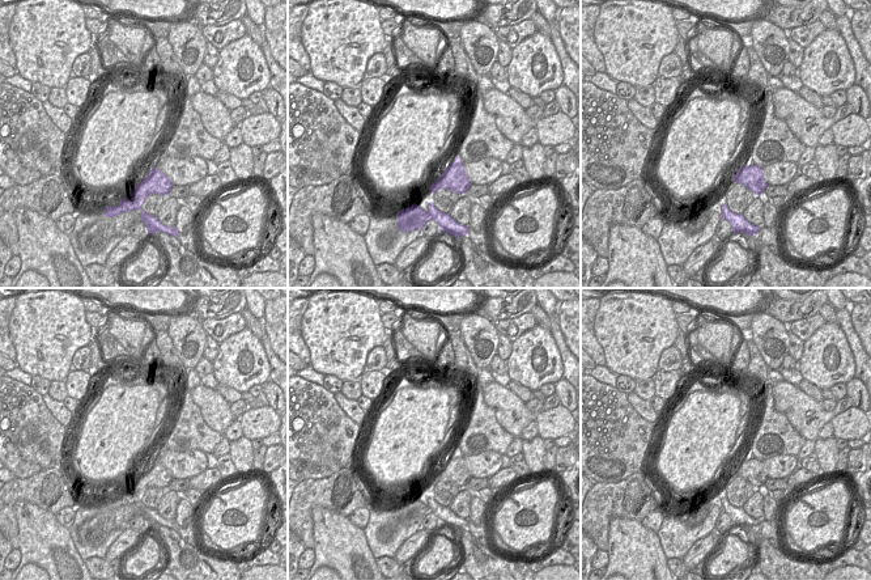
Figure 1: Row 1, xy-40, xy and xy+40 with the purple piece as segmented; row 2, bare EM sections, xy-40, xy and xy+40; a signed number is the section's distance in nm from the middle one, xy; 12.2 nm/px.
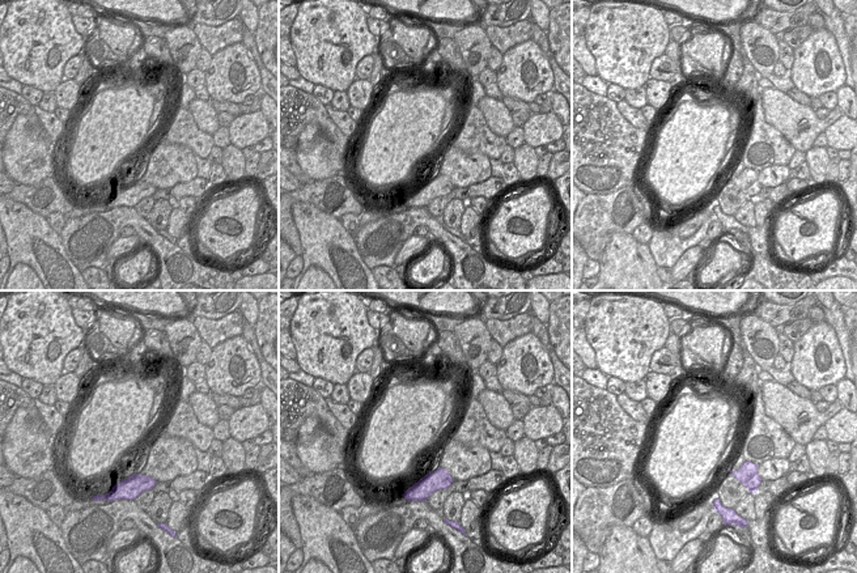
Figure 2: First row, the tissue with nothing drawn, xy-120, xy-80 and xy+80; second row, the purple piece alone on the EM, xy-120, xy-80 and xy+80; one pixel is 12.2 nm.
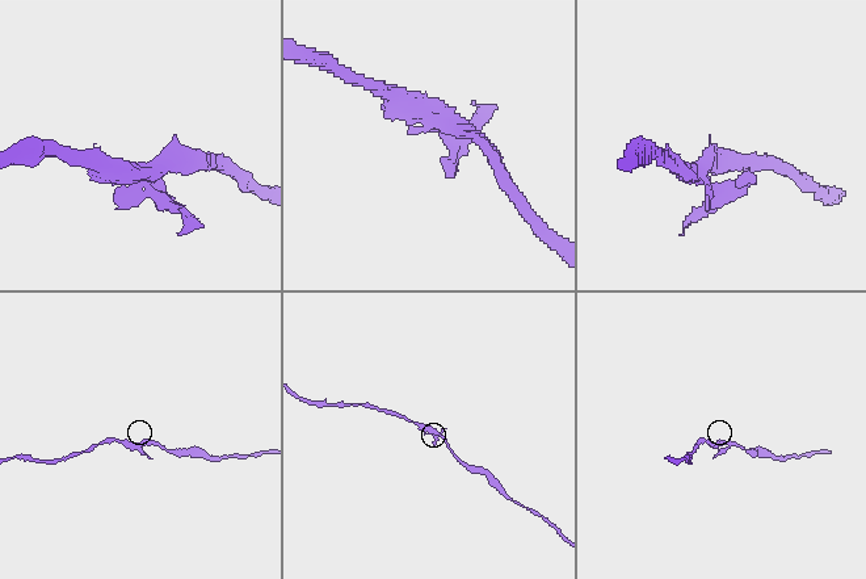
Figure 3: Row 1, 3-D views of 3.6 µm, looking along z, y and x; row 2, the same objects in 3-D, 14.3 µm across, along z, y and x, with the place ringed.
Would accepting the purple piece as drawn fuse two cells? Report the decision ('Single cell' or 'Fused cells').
Single cell.

